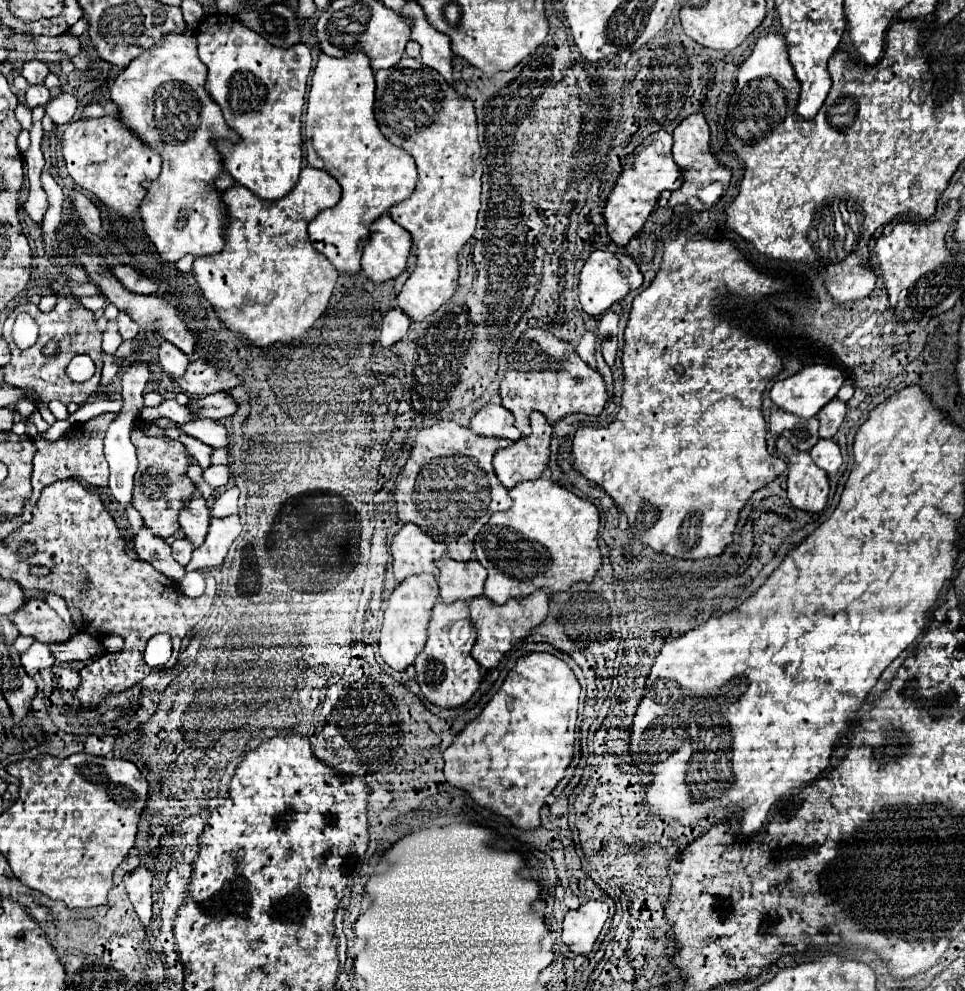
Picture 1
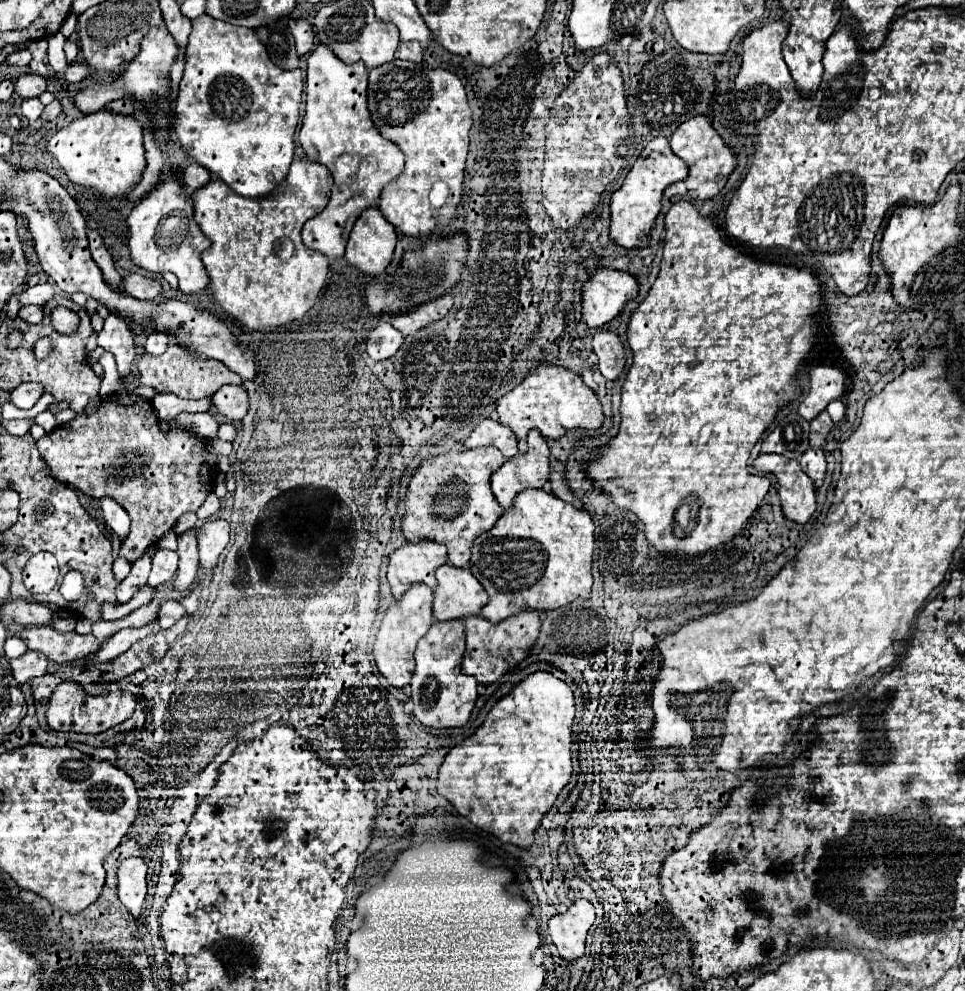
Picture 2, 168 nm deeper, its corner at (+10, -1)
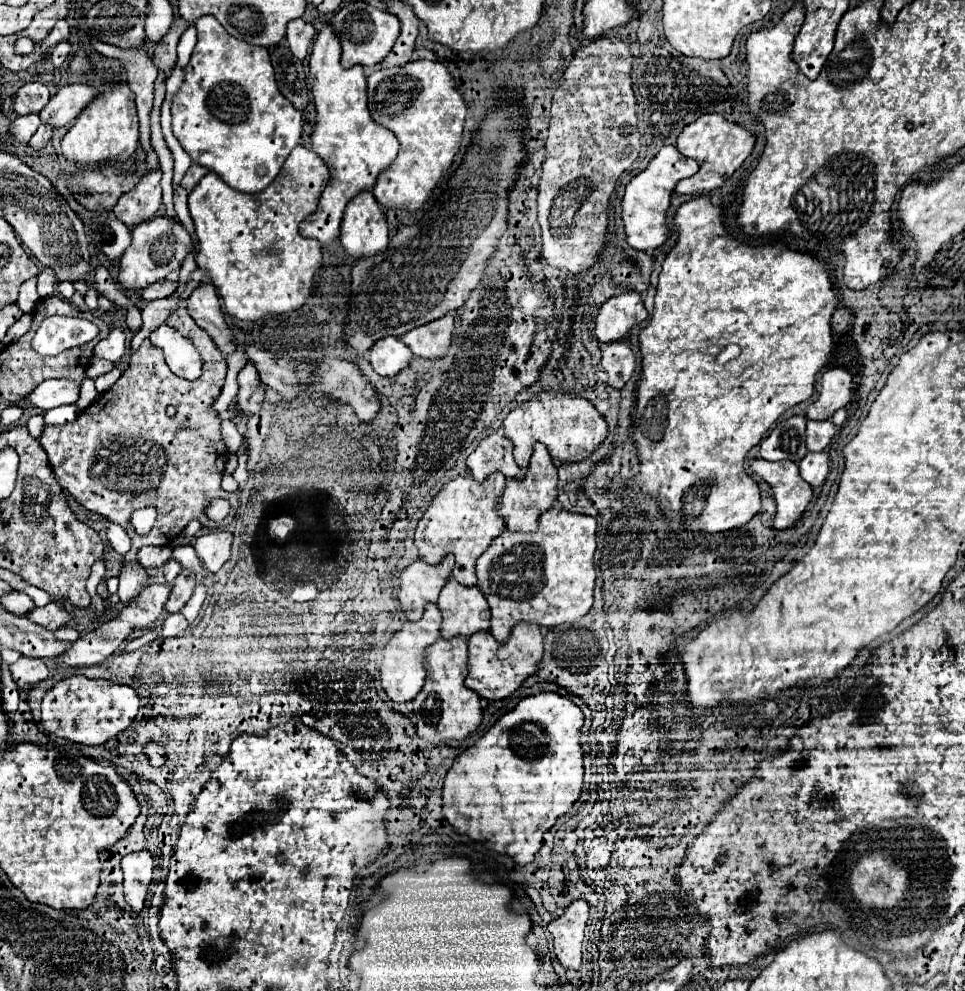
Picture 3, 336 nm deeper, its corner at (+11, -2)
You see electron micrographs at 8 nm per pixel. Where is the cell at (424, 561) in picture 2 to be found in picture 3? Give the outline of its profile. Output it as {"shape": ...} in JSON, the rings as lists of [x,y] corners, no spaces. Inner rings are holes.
{"shape":[[[447,554],[439,564],[427,564],[419,558],[399,572],[397,598],[407,620],[421,618],[425,602],[437,602],[453,566],[455,558]]]}

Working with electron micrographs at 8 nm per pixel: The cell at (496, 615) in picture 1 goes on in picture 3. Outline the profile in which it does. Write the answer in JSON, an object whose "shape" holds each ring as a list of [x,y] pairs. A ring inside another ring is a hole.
{"shape":[[[529,622],[515,624],[505,644],[497,642],[489,632],[475,632],[469,638],[469,660],[467,660],[469,674],[465,678],[465,686],[469,686],[487,700],[507,698],[521,686],[521,682],[527,676],[537,672],[541,656],[543,656],[543,634],[537,624]]]}

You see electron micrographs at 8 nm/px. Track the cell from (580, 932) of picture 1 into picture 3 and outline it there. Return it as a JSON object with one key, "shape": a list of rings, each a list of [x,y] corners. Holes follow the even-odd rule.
{"shape":[[[575,900],[565,908],[565,912],[555,918],[547,928],[553,936],[555,956],[565,968],[579,970],[581,964],[581,944],[589,918],[589,904],[585,900]]]}

